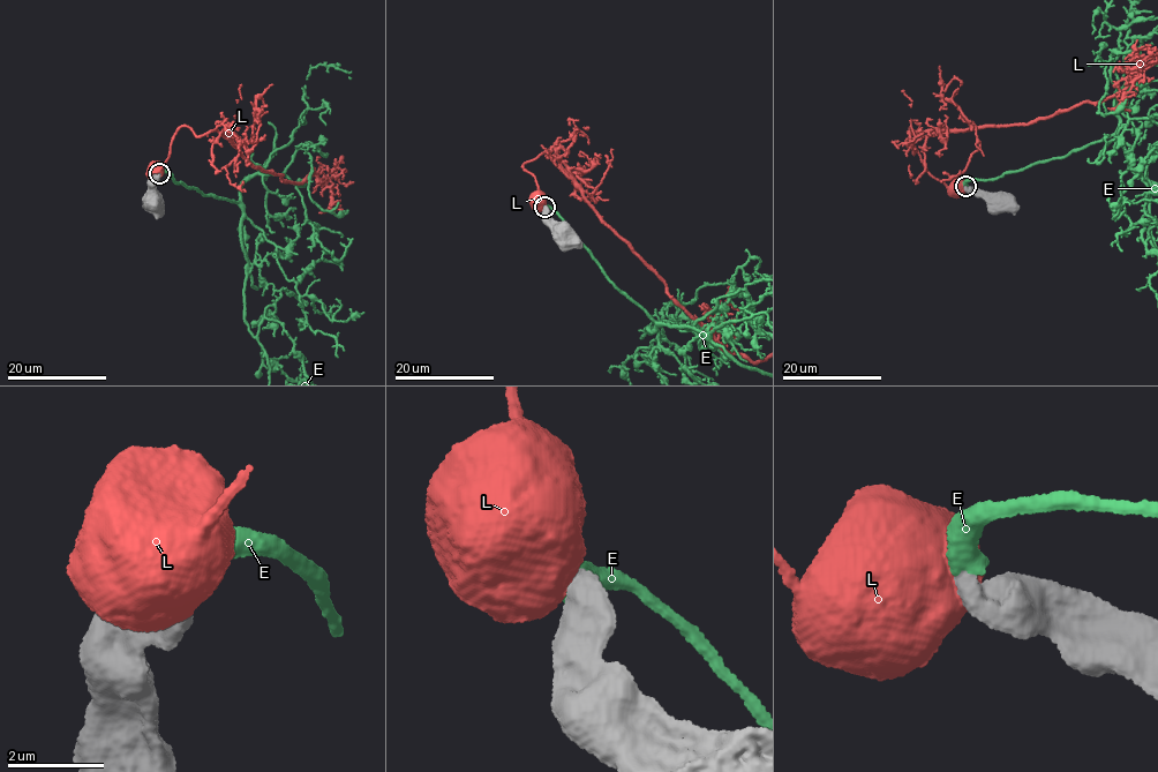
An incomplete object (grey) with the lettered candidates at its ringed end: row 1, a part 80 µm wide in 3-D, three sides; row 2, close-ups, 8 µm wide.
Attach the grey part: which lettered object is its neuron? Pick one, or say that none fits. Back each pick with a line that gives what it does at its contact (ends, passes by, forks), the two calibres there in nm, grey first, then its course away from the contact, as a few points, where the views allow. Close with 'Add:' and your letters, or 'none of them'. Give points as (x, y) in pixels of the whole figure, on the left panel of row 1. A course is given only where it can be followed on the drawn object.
E: it ends; calibres 500 and 500 nm
Add: E

